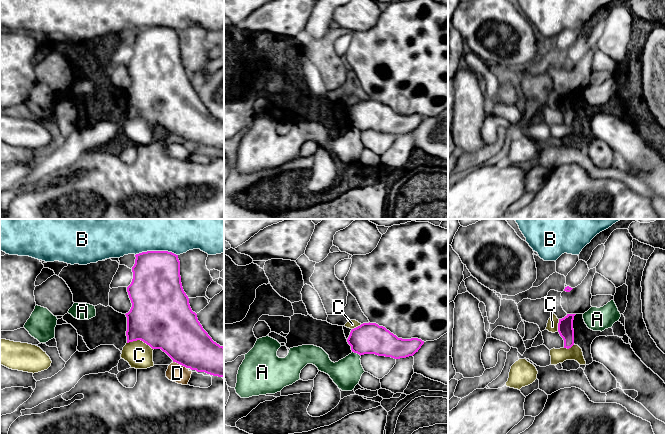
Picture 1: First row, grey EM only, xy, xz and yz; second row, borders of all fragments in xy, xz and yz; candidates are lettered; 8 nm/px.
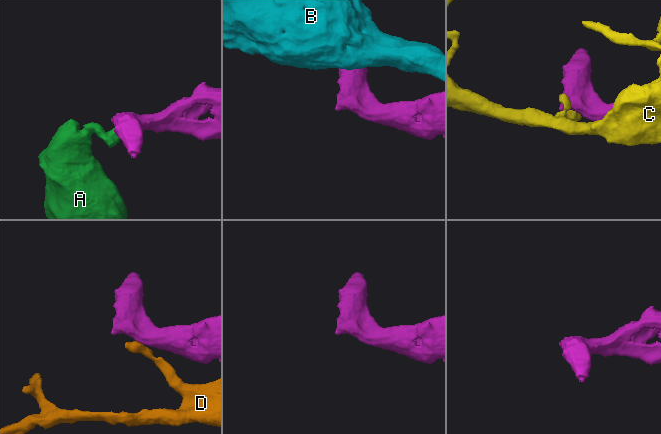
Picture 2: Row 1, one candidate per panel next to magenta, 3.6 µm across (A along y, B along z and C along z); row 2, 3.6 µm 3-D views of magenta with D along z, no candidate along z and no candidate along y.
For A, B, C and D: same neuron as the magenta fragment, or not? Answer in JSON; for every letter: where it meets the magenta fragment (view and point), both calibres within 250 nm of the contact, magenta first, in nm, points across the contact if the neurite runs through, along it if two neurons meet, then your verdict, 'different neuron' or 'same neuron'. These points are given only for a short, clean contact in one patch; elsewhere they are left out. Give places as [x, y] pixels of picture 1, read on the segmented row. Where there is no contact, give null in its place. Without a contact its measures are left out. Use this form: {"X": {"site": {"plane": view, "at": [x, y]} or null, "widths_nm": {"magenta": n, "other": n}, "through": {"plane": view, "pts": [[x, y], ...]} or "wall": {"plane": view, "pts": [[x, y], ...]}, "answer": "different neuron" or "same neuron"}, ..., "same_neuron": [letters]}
{"A": {"site": {"plane": "xz", "at": [356, 352]}, "widths_nm": {"magenta": 260, "other": 240}, "wall": {"plane": "xz", "pts": [[352, 351], [360, 356]]}, "answer": "different neuron"}, "B": {"site": {"plane": "xy", "at": [156, 251]}, "widths_nm": {"magenta": 380, "other": 500}, "answer": "different neuron"}, "C": {"site": {"plane": "xy", "at": [140, 339]}, "widths_nm": {"magenta": 500, "other": 220}, "answer": "different neuron"}, "D": {"site": {"plane": "xy", "at": [180, 364]}, "widths_nm": {"magenta": 380, "other": 150}, "answer": "different neuron"}, "same_neuron": []}

